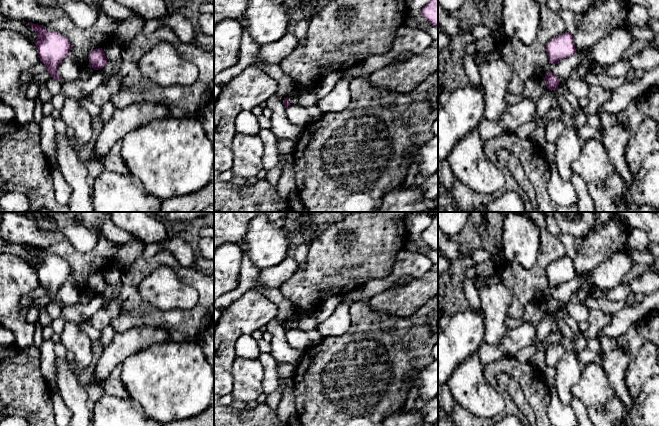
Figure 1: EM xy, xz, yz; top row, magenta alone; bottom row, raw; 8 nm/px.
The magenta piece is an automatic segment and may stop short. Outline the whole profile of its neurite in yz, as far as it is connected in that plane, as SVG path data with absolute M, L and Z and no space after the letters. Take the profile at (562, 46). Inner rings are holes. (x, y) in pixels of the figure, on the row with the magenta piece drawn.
M565 32L551 39L546 45L549 63L556 64L559 60L576 54L574 36Z

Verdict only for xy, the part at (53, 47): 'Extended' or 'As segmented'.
As segmented

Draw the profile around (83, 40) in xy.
M99 4L96 22L88 28L80 28L75 25L71 18L64 15L54 21L44 25L50 31L56 31L65 36L71 49L68 57L74 61L80 69L89 67L89 52L93 49L104 48L113 42L121 20L108 16Z

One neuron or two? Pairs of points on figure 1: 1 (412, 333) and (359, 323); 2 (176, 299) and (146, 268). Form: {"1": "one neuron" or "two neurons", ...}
{"1": "one neuron", "2": "two neurons"}

